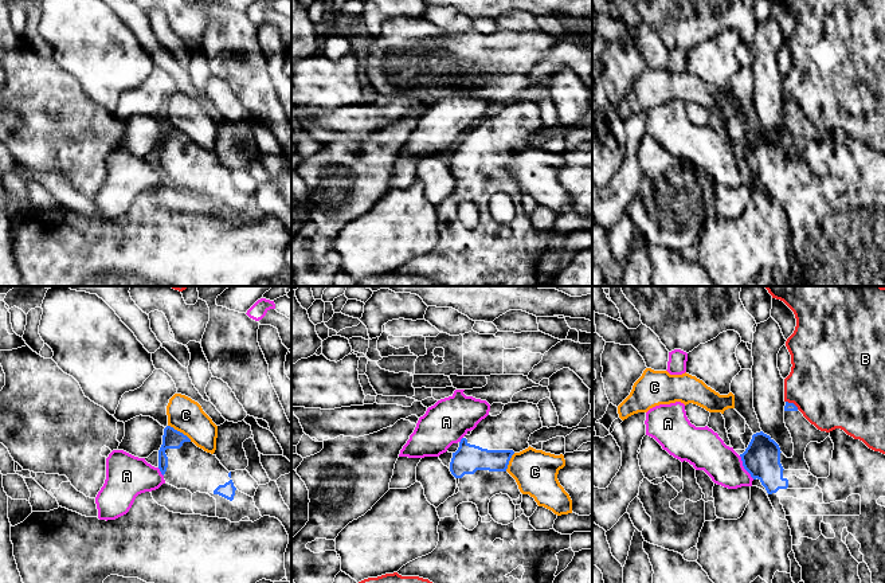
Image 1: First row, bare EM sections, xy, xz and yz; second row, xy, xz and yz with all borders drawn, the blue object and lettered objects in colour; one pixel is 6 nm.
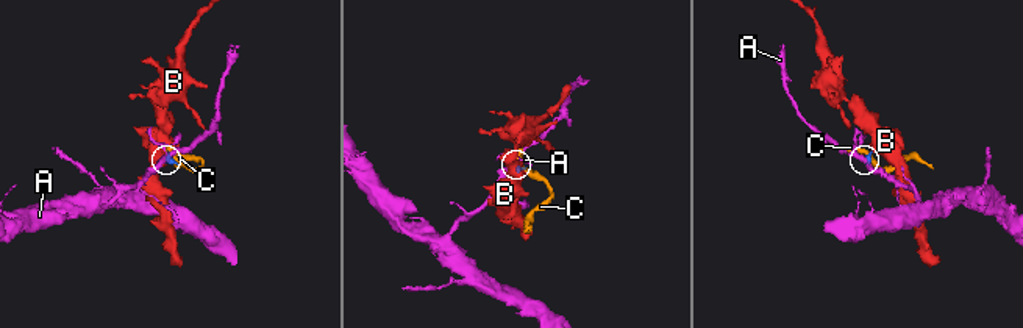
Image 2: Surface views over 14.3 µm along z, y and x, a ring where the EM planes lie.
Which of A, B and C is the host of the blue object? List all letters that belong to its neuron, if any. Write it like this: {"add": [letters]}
{"add": []}

